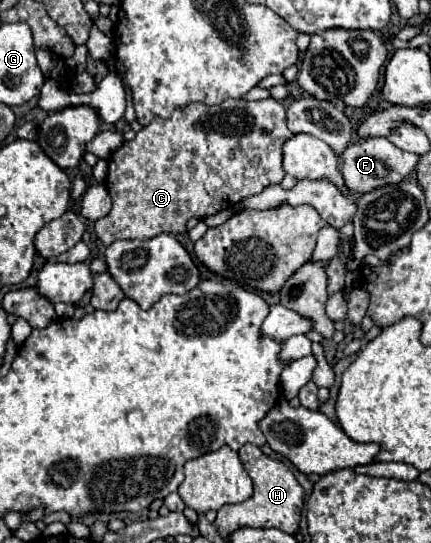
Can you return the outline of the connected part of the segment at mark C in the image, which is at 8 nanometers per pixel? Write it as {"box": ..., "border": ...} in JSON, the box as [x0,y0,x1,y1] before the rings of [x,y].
{"box":[95,97,293,245],"border":[[[273,97],[263,101],[227,99],[219,105],[187,105],[175,109],[171,119],[155,117],[145,125],[131,141],[125,141],[109,157],[107,191],[113,197],[113,207],[109,215],[97,219],[95,233],[103,245],[111,245],[117,239],[151,239],[159,233],[185,233],[185,223],[191,217],[215,215],[223,205],[237,205],[241,199],[261,193],[265,187],[281,183],[281,145],[293,133],[287,129],[285,105]]]}

